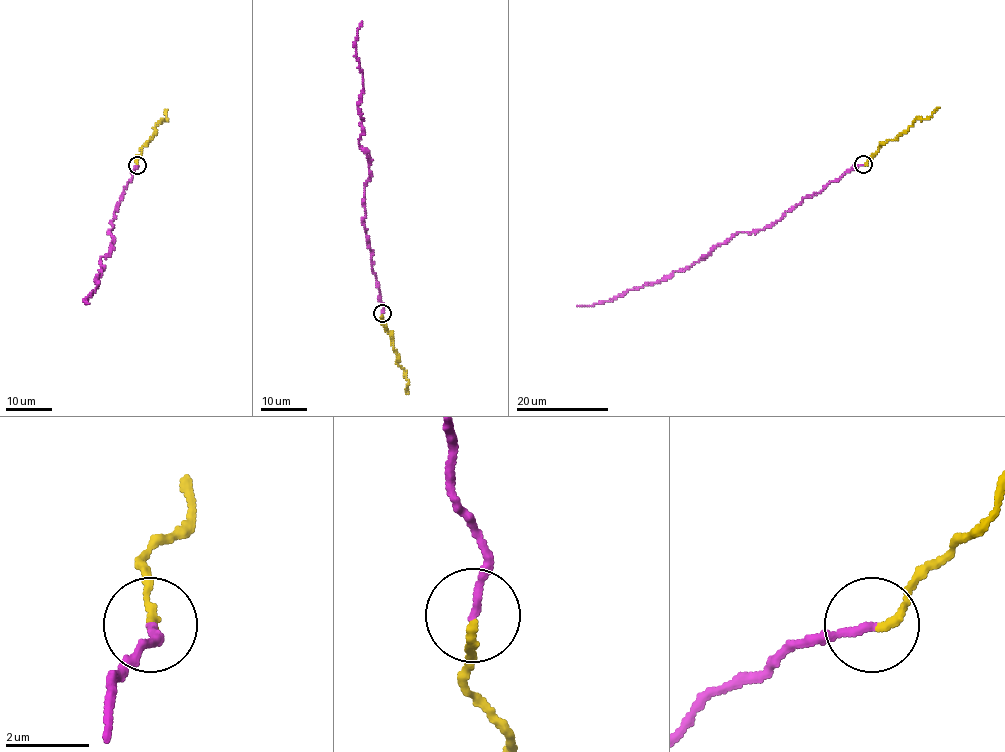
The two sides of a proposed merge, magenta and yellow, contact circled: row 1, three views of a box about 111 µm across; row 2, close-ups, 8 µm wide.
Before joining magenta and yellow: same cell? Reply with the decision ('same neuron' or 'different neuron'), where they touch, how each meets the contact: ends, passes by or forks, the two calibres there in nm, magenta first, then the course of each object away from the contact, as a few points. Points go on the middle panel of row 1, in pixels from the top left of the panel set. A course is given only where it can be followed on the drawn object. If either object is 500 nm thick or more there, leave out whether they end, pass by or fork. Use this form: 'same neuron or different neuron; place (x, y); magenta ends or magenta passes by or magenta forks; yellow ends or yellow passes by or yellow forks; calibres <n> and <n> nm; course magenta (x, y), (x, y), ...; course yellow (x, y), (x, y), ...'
same neuron; place (382, 313); magenta ends; yellow ends; calibres 180 and 190 nm; course magenta (382, 313), (362, 220), (365, 184), (370, 175), (368, 156), (359, 143), (362, 78), (355, 41), (362, 21); course yellow (382, 314), (381, 322), (392, 335), (397, 364), (404, 370), (408, 393)

